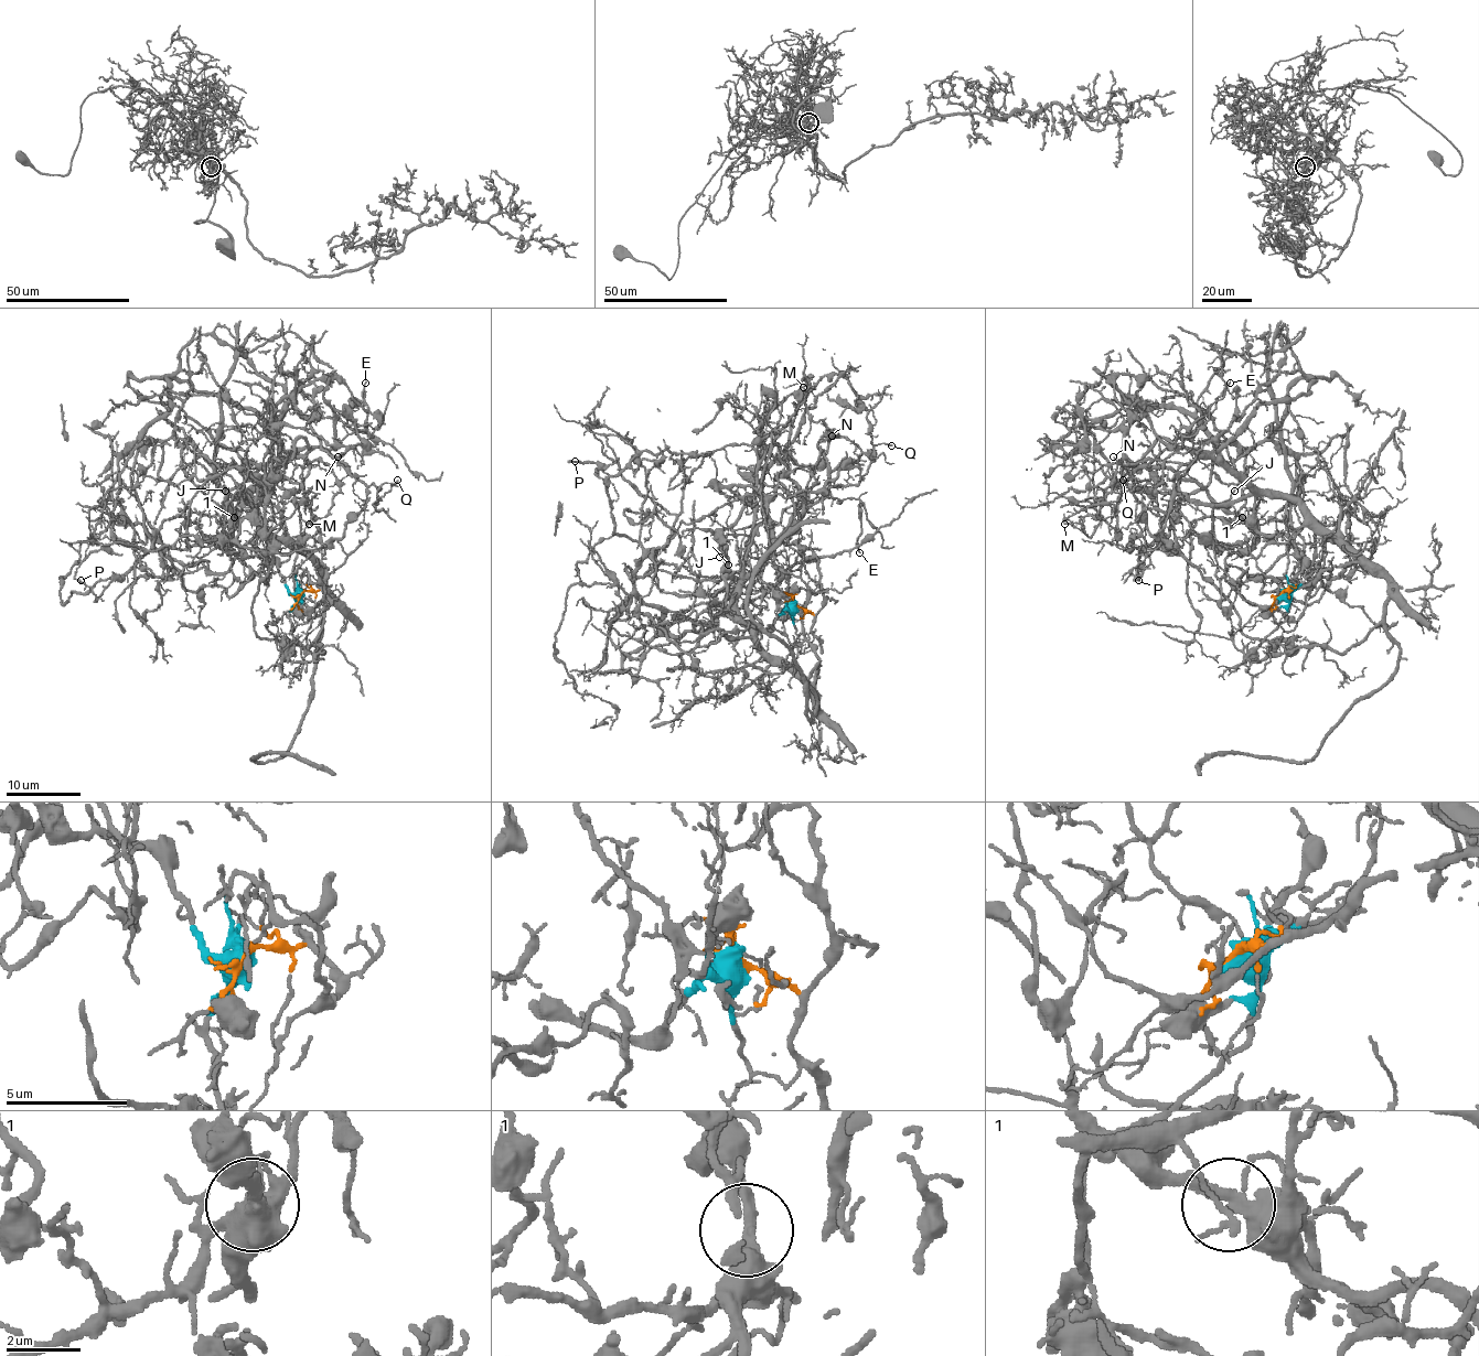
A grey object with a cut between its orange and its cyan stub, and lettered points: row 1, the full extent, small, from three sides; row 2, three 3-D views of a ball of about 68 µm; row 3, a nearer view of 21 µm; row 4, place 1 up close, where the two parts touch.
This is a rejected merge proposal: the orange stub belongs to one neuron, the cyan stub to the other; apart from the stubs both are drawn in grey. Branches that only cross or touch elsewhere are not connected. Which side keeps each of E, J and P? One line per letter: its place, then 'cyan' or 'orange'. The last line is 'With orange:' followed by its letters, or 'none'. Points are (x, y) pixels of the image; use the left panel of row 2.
E: at (365, 383); orange
J: at (225, 491); cyan
P: at (81, 580); cyan
With orange: E

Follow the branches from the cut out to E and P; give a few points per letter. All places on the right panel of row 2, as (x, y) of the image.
E: (1281, 594), (1286, 649), (1340, 652), (1383, 616), (1386, 581), (1299, 505), (1175, 447), (1230, 381)
P: (1281, 594), (1305, 562), (1283, 535), (1122, 462), (1219, 449), (1308, 378), (1265, 438), (1219, 443), (1139, 581)

